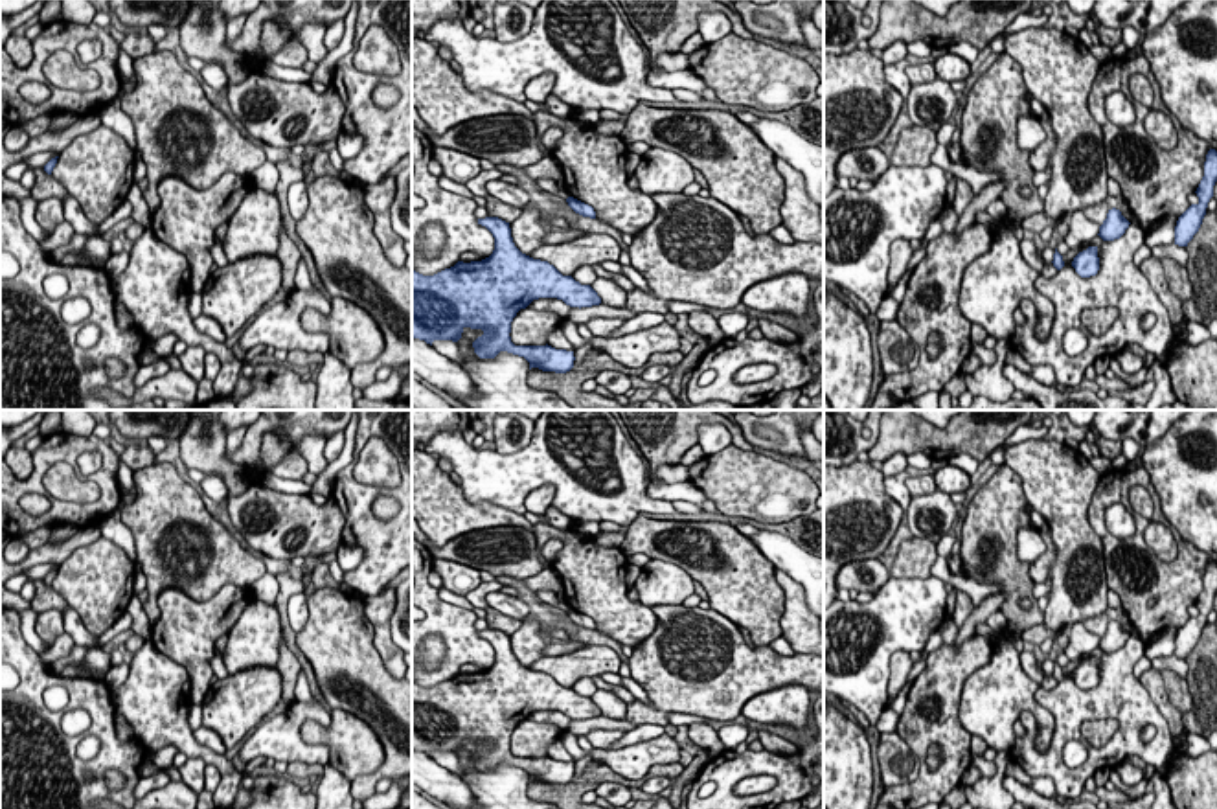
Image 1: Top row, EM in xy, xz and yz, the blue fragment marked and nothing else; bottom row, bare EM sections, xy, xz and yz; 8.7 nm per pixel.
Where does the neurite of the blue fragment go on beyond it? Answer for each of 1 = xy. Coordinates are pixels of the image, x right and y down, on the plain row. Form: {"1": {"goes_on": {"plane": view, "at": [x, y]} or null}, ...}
{"1": {"goes_on": null}}

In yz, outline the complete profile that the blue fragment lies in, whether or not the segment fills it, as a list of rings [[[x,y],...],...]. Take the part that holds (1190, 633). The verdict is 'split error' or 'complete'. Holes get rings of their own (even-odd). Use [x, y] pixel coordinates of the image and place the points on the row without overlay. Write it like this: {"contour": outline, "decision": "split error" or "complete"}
{"contour": [[[1210,561],[1204,574],[1204,588],[1197,599],[1199,614],[1191,616],[1177,632],[1175,656],[1188,658],[1193,647],[1199,644],[1210,610],[1213,609],[1213,598],[1217,594],[1217,563]]], "decision": "complete"}

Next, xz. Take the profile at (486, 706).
{"contour": [[[498,629],[478,631],[495,649],[495,662],[482,673],[423,688],[412,680],[412,748],[432,758],[434,752],[458,754],[465,739],[482,741],[472,754],[480,770],[500,763],[524,769],[531,780],[566,785],[574,780],[574,763],[552,758],[515,758],[511,734],[533,712],[557,710],[570,719],[599,717],[590,697],[563,688],[548,673],[522,666],[511,649],[509,634]]], "decision": "complete"}

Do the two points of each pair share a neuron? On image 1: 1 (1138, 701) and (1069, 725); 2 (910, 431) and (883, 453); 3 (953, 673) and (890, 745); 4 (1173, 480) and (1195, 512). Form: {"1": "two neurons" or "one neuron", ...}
{"1": "one neuron", "2": "one neuron", "3": "two neurons", "4": "one neuron"}

